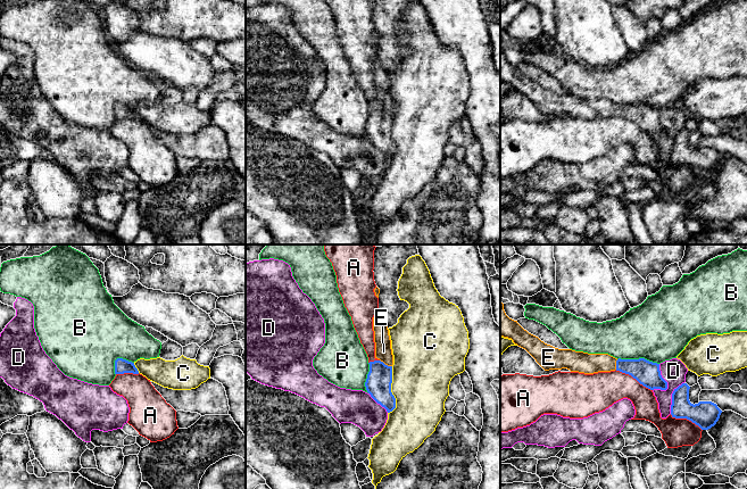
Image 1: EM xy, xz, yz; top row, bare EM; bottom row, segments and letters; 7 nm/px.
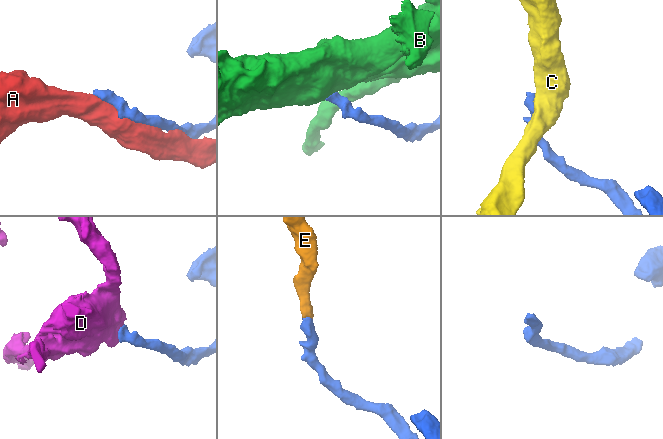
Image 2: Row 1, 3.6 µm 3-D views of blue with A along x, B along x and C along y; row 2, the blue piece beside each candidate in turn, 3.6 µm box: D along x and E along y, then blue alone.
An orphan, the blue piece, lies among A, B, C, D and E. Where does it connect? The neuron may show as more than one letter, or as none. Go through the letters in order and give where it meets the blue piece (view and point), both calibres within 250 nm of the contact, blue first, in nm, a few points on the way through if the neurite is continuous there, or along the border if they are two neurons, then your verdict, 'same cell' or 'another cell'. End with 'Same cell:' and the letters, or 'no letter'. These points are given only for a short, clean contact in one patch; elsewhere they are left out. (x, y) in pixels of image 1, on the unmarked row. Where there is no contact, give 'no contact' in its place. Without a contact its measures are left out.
A: meets blue in yz at (633, 123); 180 nm thick on the blue side, 260 nm on the other; another cell
B: meets blue in yz at (639, 104); 180 nm thick on the blue side, 440 nm on the other; border along yz (617, 104), (646, 104), (658, 109); another cell
C: meets blue in xz at (390, 135); 180 nm thick on the blue side, 420 nm on the other; border along xz (391, 112), (391, 139), (395, 143), (395, 152), (388, 158); another cell
D: meets blue in yz at (662, 123); 180 nm thick on the blue side, 170 nm on the other; another cell
E: meets blue in xz at (384, 109); 180 nm thick on the blue side, 120 nm on the other; runs through xz (379, 125), (384, 109), (383, 97); same cell
Same cell: E

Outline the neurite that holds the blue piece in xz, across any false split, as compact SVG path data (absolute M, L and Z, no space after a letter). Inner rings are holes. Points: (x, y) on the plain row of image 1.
M379 57L373 63L375 106L370 107L370 117L365 132L371 142L387 155L396 154L396 143L391 138L393 100L388 72Z

